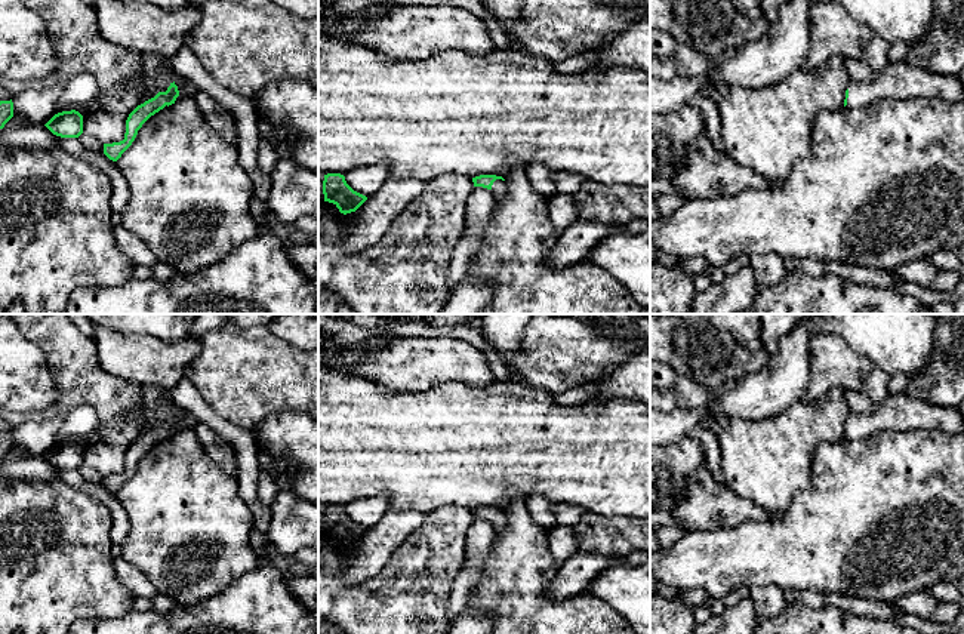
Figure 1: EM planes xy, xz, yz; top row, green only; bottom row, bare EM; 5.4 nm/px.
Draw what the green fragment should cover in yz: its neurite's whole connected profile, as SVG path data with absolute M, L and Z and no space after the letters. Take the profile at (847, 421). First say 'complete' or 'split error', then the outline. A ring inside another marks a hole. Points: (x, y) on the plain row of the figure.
split error; M905 393L888 394L872 413L848 413L844 438L860 440L881 430L940 430L951 434L964 430L958 407L931 406Z

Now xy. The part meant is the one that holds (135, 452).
complete; M170 415L166 424L158 424L154 430L145 433L144 436L138 437L126 452L126 465L124 471L120 474L104 476L104 486L117 493L121 486L132 477L135 473L138 462L142 456L155 444L163 441L166 437L175 436L176 430L179 428L178 418Z

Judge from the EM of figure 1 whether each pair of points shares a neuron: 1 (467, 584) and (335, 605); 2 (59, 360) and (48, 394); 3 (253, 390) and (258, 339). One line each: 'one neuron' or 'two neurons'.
1: two neurons
2: two neurons
3: one neuron

